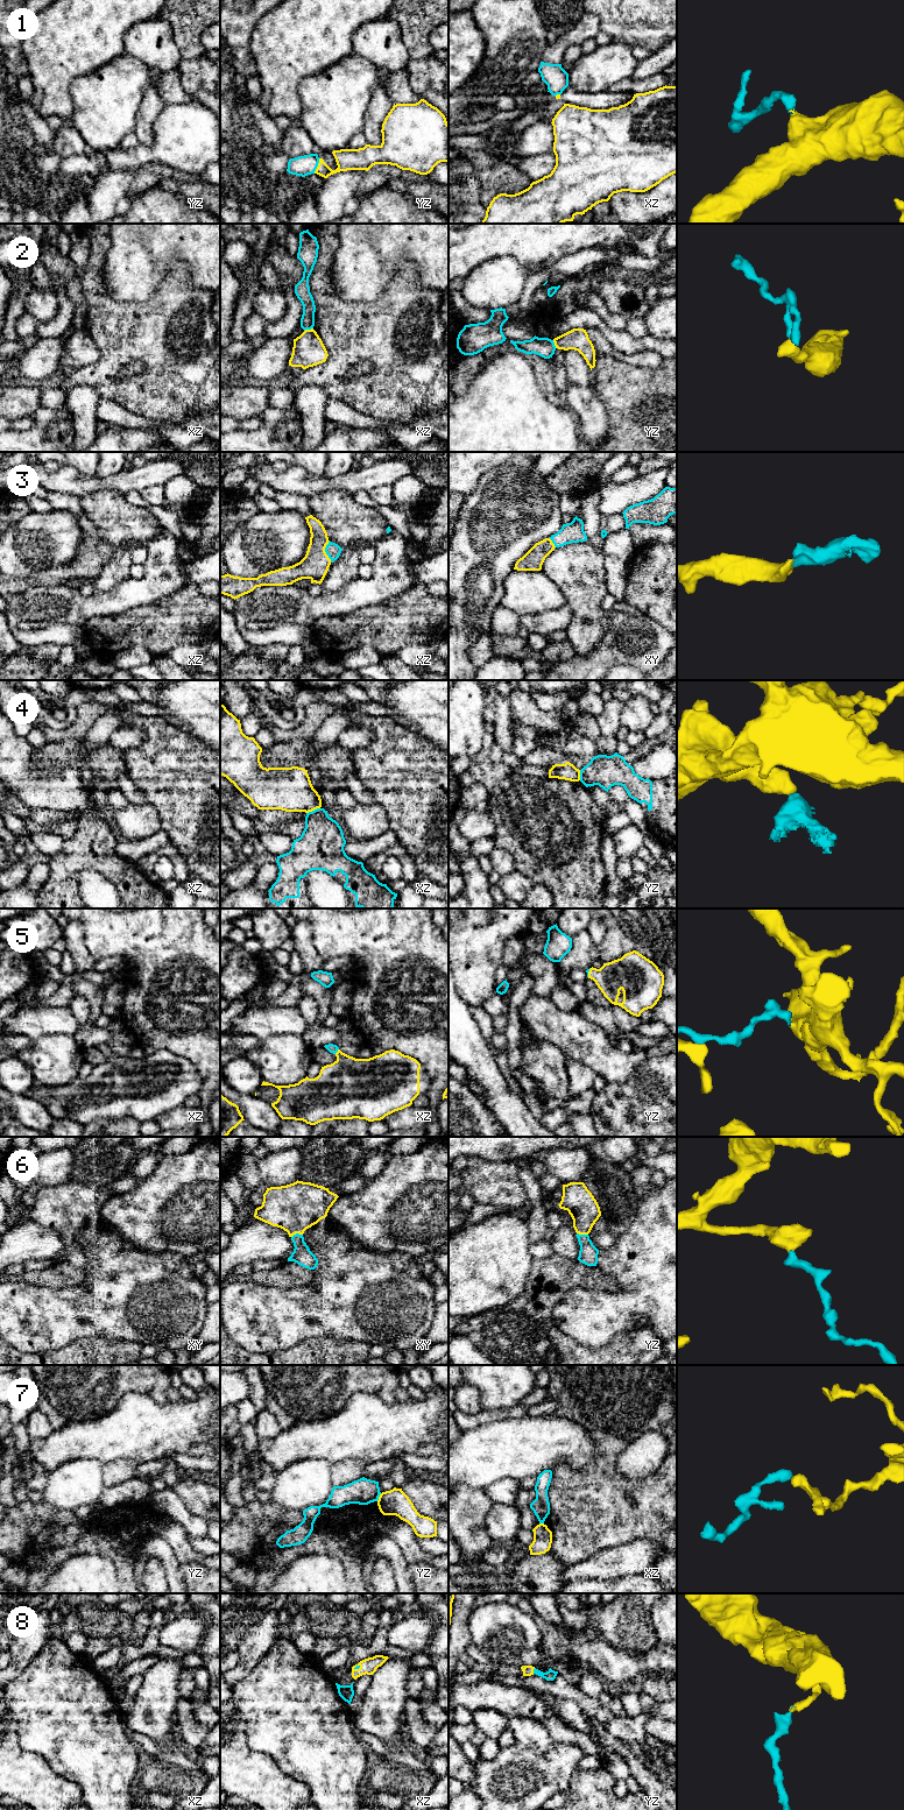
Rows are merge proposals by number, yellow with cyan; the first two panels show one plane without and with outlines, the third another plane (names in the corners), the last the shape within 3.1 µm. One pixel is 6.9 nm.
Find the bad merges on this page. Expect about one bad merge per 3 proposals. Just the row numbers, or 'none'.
2, 4, 7

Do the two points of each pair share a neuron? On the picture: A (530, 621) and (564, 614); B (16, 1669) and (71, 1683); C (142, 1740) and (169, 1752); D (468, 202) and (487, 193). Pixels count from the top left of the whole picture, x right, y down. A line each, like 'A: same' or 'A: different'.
A: same
B: different
C: same
D: different

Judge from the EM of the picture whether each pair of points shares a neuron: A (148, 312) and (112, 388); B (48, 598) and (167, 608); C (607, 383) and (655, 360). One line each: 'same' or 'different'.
A: same
B: different
C: different

